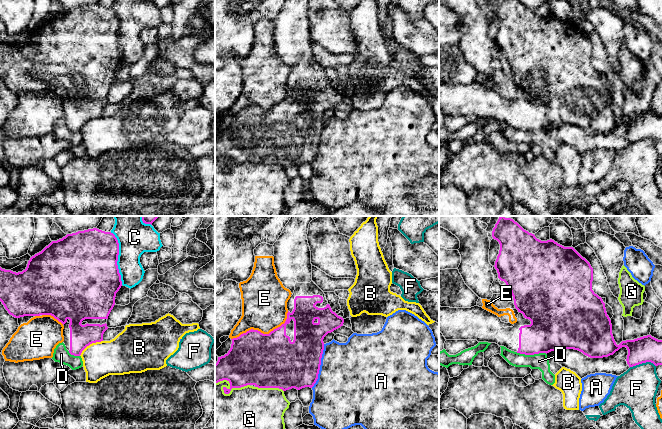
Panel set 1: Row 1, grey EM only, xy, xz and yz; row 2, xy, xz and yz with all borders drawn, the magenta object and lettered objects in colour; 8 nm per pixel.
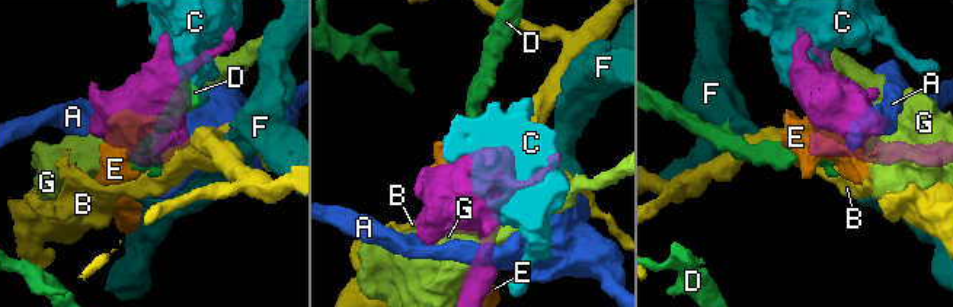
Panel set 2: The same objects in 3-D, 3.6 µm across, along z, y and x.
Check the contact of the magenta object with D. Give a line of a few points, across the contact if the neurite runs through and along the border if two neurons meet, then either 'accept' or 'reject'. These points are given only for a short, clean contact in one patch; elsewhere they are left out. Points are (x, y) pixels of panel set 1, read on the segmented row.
line yz (516, 352), (546, 354); reject

